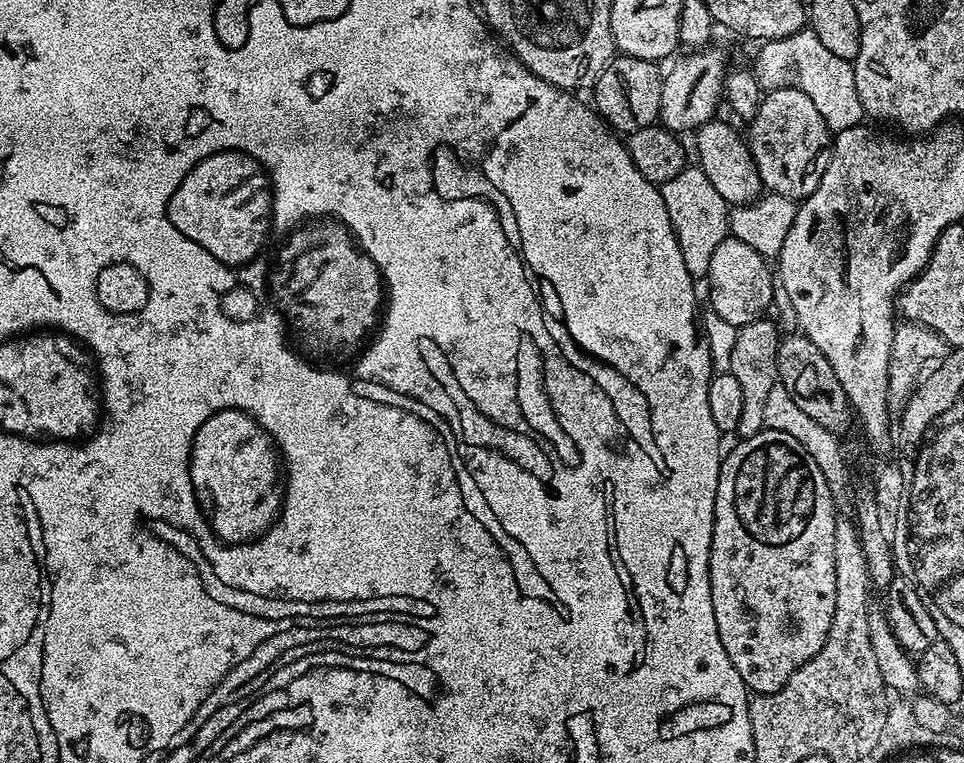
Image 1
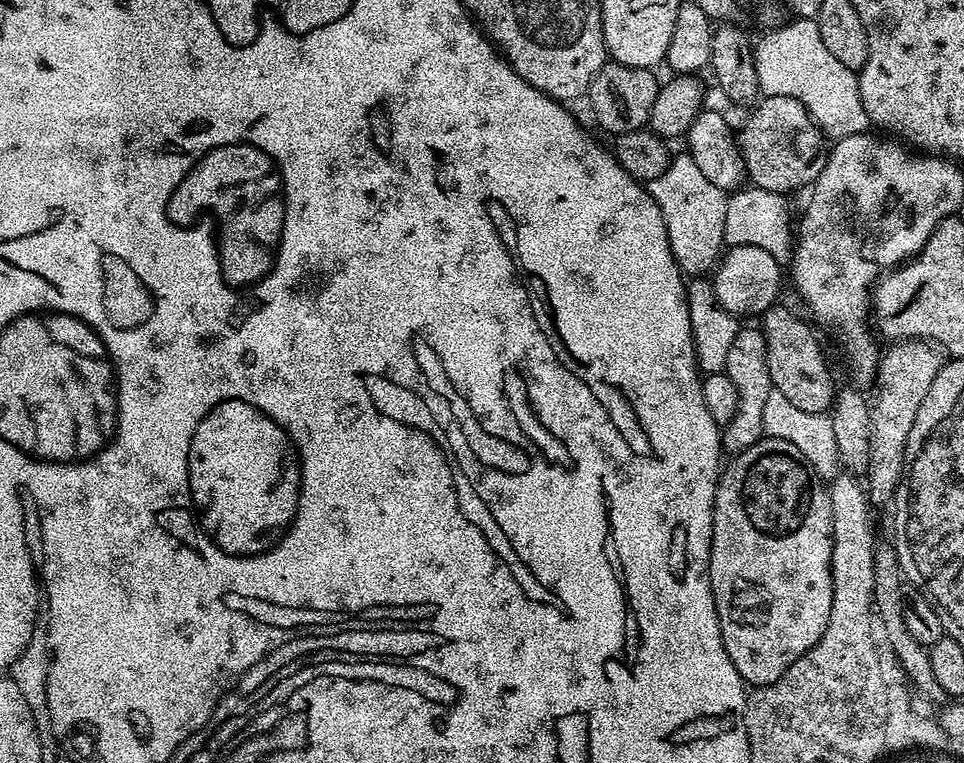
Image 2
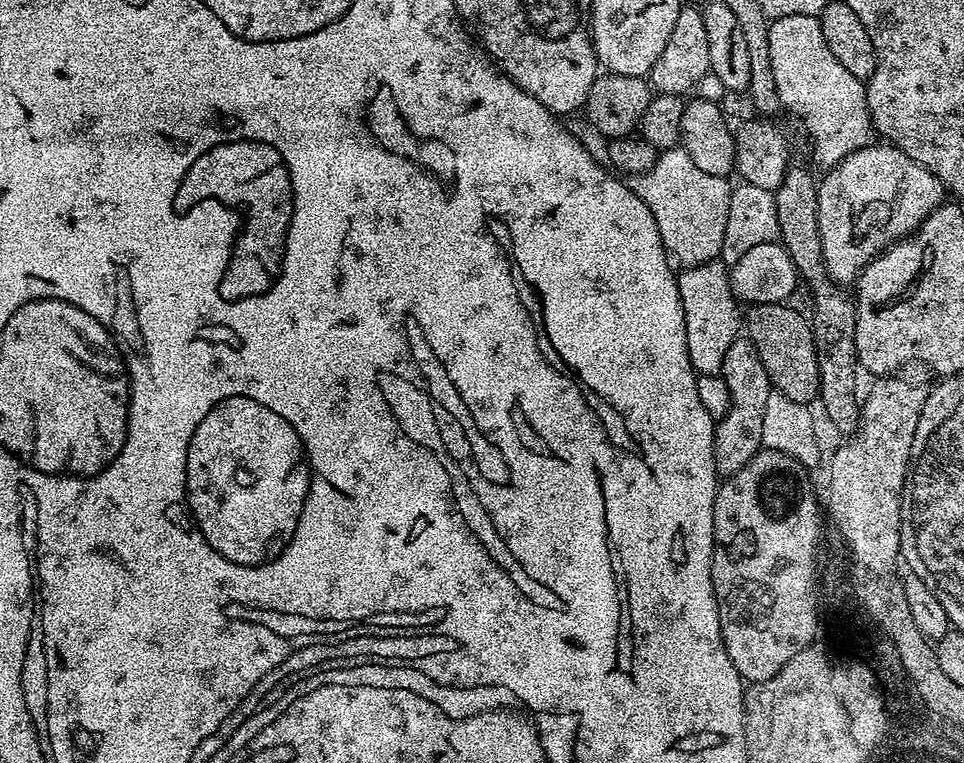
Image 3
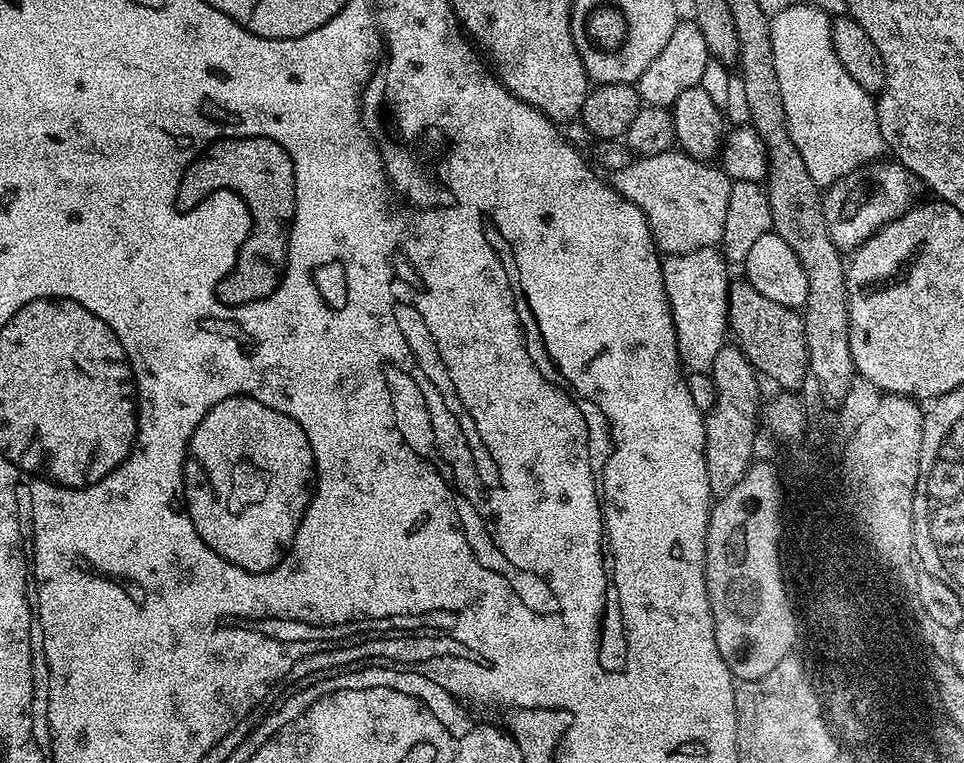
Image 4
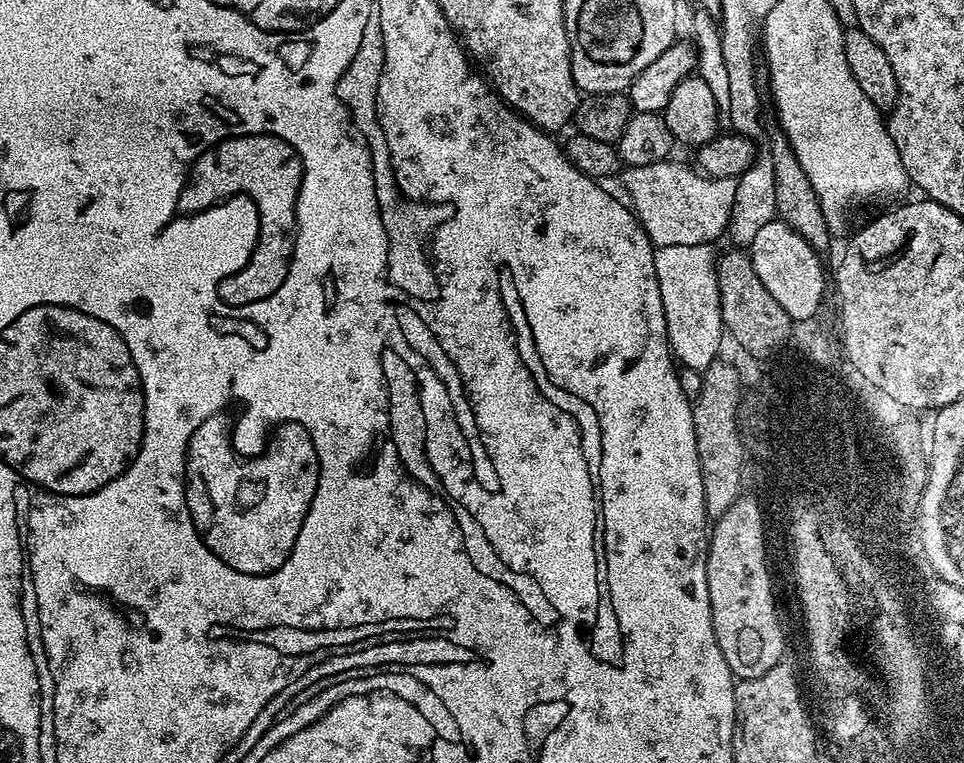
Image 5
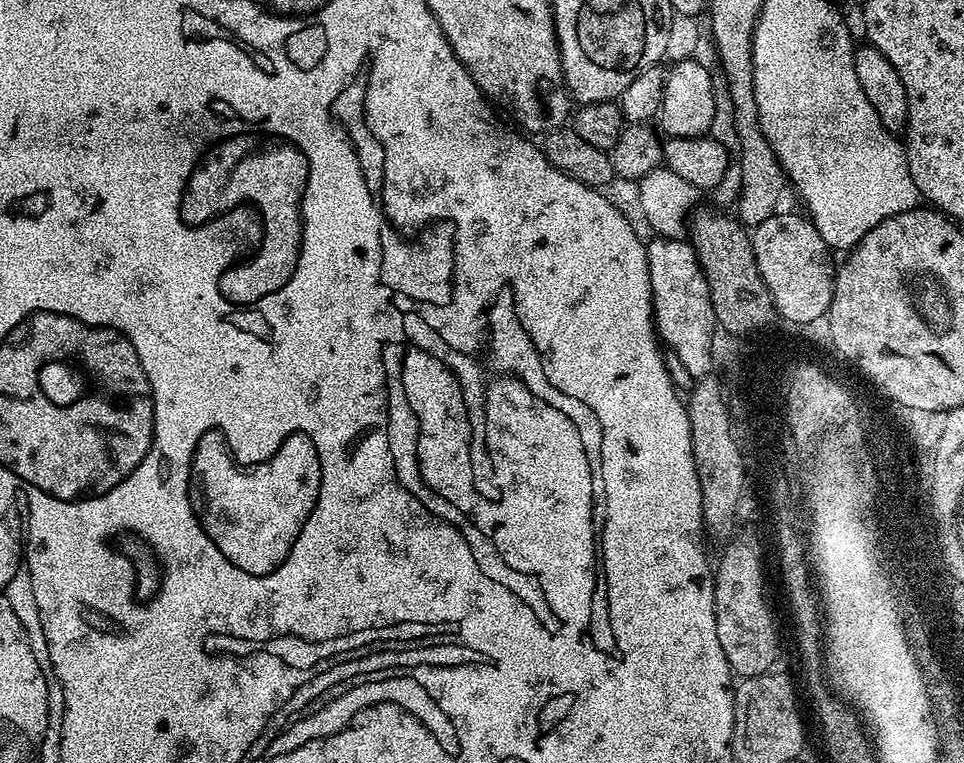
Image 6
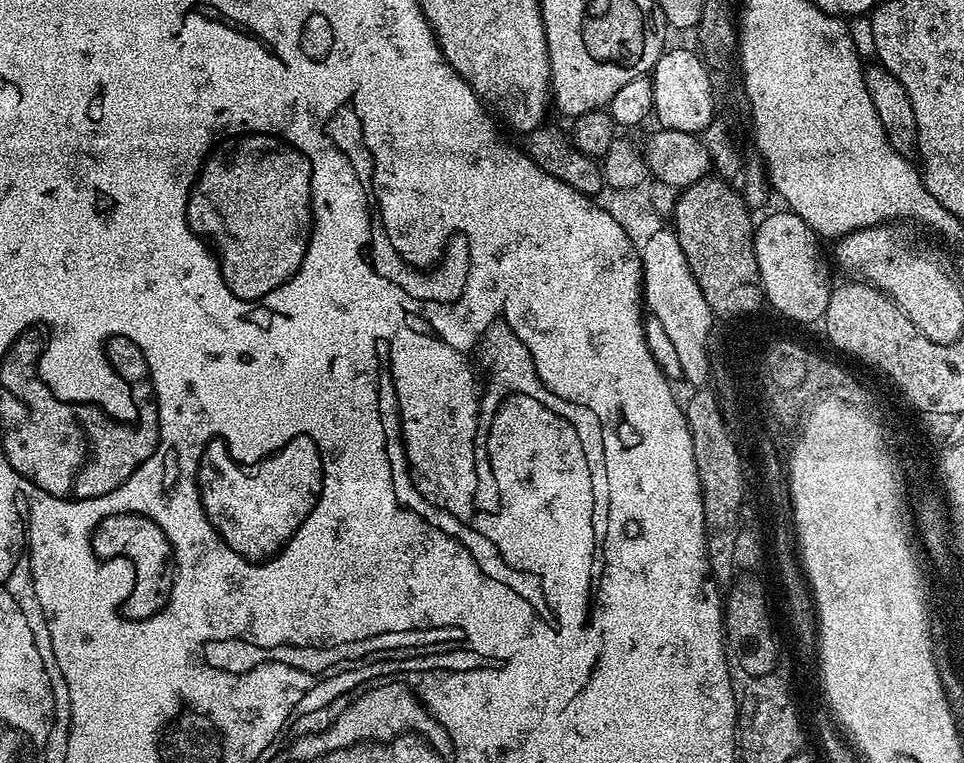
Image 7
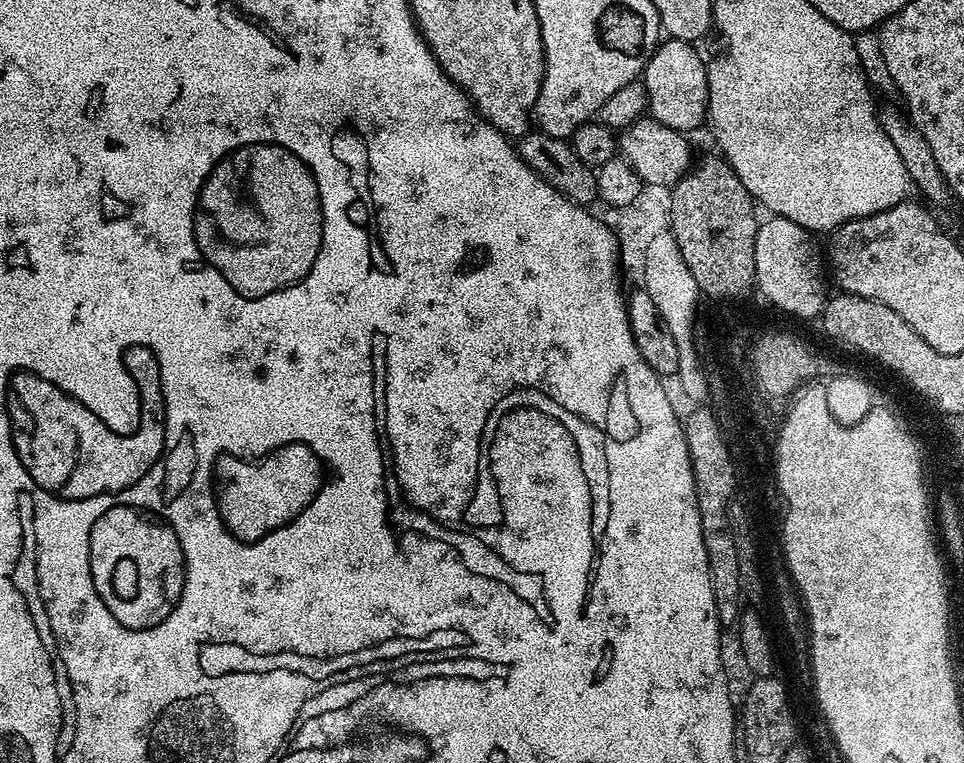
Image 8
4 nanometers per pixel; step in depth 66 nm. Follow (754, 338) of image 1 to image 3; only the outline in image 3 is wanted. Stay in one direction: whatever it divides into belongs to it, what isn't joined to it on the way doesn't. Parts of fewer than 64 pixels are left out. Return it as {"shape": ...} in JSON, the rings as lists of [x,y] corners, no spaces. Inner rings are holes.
{"shape":[[[737,338],[730,342],[730,350],[726,350],[720,375],[729,387],[732,404],[727,416],[720,418],[716,424],[714,462],[717,473],[727,478],[742,470],[742,466],[746,466],[746,462],[750,462],[750,458],[761,451],[762,416],[765,413],[766,400],[774,389],[766,374],[766,366],[762,366],[762,358],[758,358],[758,350],[754,350],[754,346],[746,338]]]}

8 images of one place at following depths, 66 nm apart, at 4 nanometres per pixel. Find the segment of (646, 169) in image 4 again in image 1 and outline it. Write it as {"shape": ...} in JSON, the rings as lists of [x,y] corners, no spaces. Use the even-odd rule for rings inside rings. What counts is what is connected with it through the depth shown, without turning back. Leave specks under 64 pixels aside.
{"shape":[[[686,166],[670,182],[659,185],[662,202],[666,202],[666,214],[670,214],[670,222],[674,226],[674,234],[678,238],[678,246],[682,250],[682,258],[686,262],[686,270],[694,278],[707,277],[710,270],[710,258],[722,242],[730,235],[728,231],[728,213],[730,206],[714,190],[710,178],[698,166]]]}

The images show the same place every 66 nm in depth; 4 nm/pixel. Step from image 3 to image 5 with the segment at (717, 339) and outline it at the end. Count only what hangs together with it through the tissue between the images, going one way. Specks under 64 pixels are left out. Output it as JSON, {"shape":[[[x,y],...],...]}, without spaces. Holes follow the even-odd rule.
{"shape":[[[662,246],[654,254],[654,274],[662,294],[662,310],[666,314],[666,330],[672,355],[683,367],[703,370],[713,361],[720,337],[722,306],[718,294],[716,260],[700,260],[699,251],[686,246]]]}

